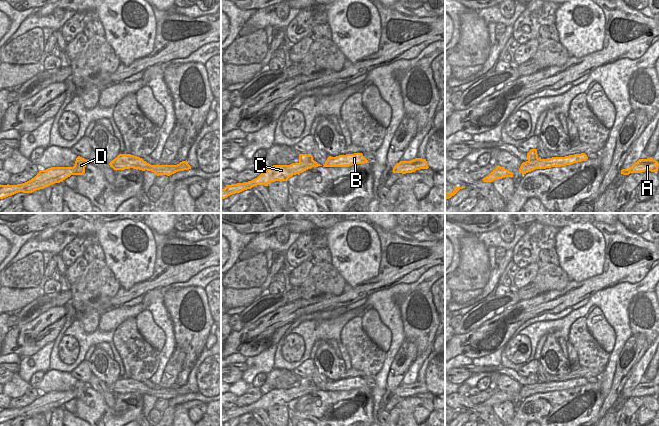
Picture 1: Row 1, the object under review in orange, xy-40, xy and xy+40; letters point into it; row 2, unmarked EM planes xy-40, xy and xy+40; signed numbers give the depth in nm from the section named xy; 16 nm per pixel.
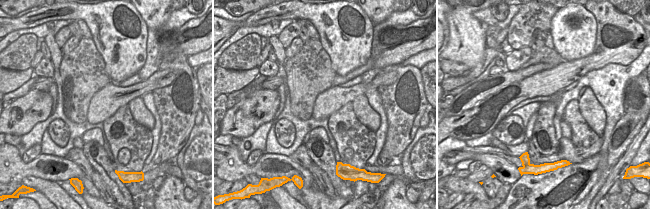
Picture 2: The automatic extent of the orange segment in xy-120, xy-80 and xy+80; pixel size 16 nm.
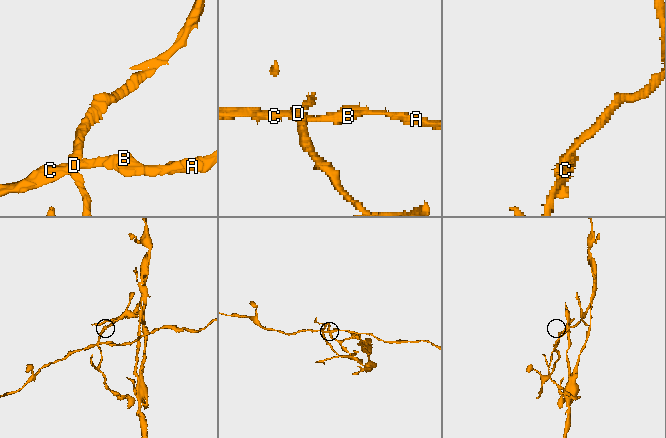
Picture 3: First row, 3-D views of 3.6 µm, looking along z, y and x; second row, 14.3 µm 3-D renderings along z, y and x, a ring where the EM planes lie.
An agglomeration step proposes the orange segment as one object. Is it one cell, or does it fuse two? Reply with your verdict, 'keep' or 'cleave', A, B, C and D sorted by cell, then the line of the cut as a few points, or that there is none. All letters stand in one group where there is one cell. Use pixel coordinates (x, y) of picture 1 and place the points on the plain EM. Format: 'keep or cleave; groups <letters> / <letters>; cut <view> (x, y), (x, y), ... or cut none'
cleave; groups A B C / D; cut xy (313, 384), (301, 386), (295, 396)

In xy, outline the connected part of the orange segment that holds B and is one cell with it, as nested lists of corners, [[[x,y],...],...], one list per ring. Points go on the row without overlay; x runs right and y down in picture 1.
[[[362,377],[329,380],[323,391],[349,391],[352,389],[369,387]]]

